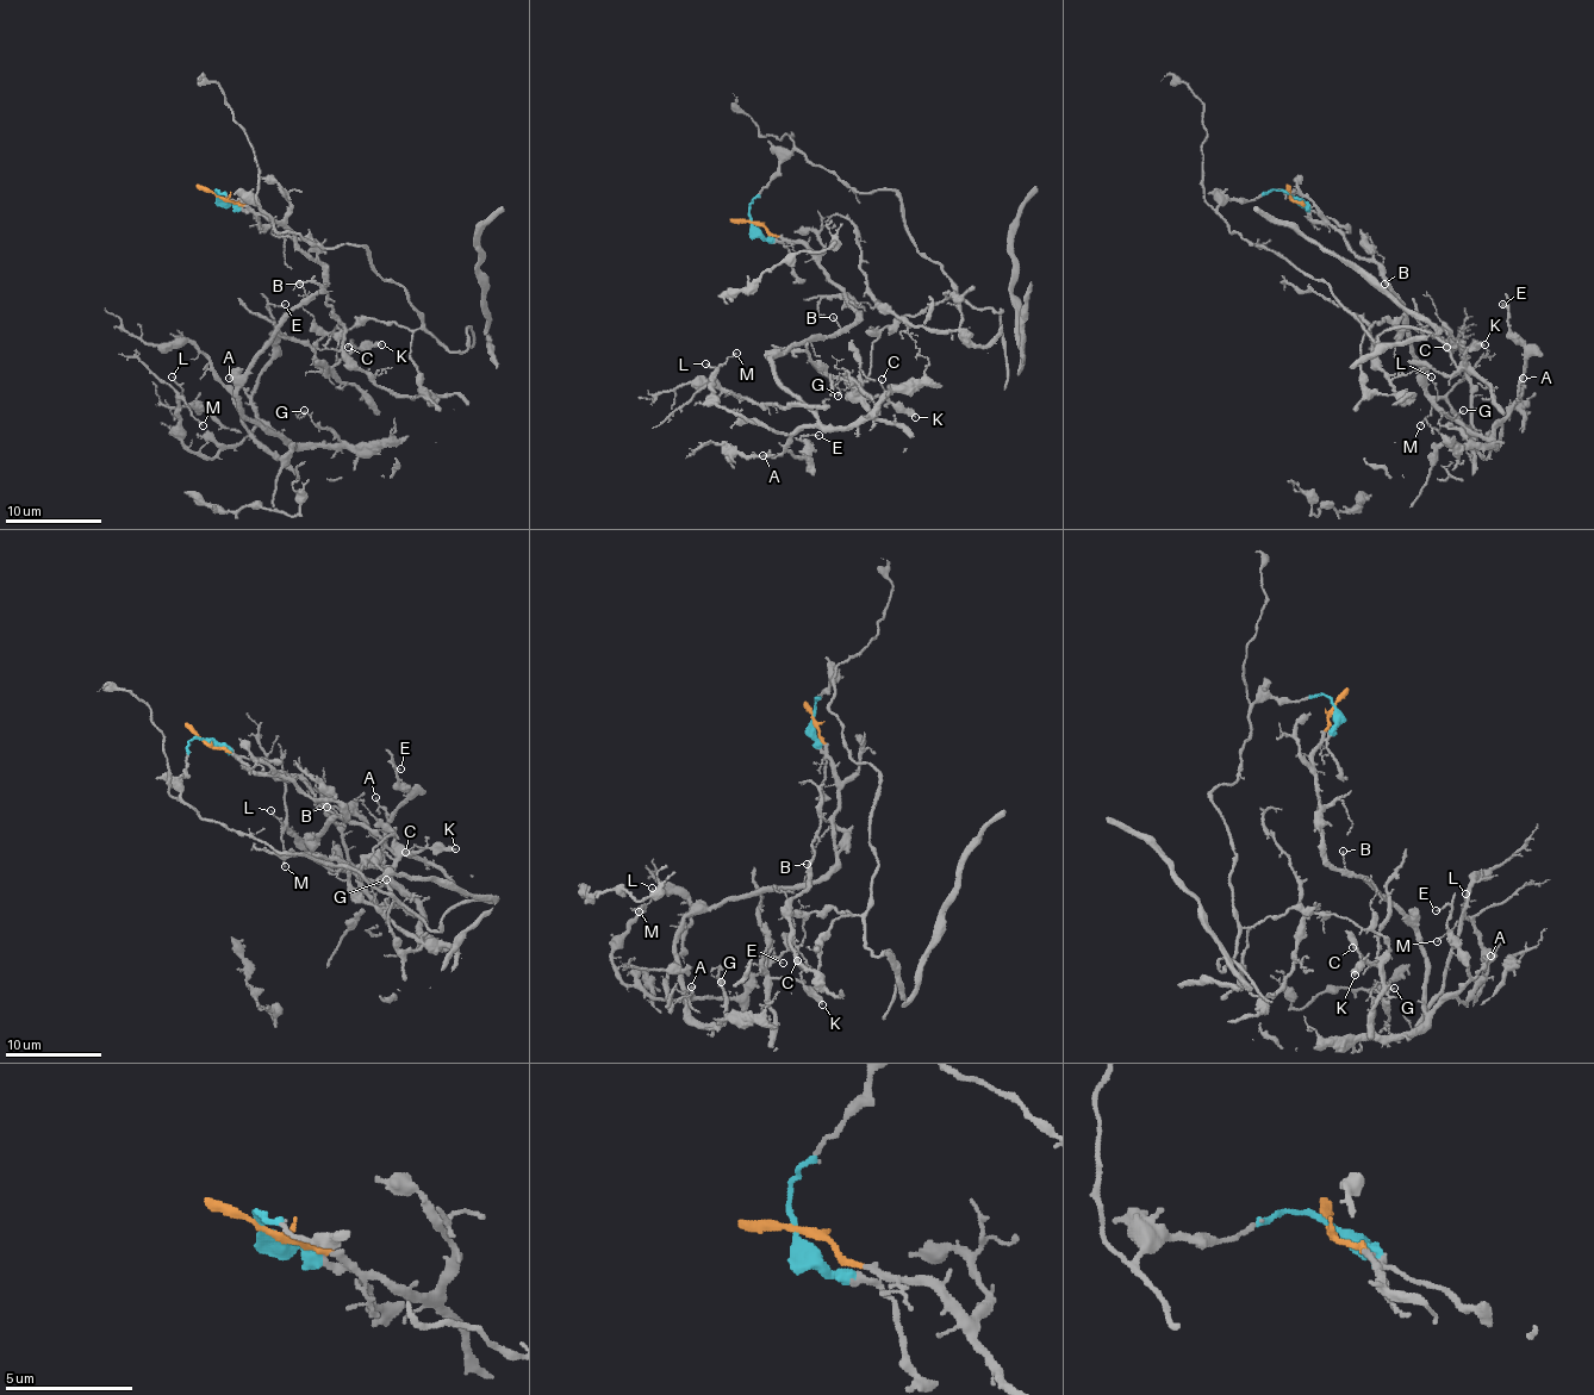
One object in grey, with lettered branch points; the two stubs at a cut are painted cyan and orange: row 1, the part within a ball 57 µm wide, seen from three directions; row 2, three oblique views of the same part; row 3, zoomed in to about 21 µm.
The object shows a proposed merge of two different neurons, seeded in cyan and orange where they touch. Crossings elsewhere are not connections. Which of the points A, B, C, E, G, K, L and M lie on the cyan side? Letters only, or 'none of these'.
none of these

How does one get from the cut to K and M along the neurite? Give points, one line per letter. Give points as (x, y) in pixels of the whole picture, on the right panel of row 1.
K: (1289, 195), (1328, 223), (1359, 256), (1371, 259), (1411, 329), (1427, 329), (1463, 367), (1463, 355), (1484, 343)
M: (1289, 195), (1381, 271), (1427, 394), (1487, 437), (1500, 425), (1502, 437), (1484, 456), (1444, 399), (1420, 425)

